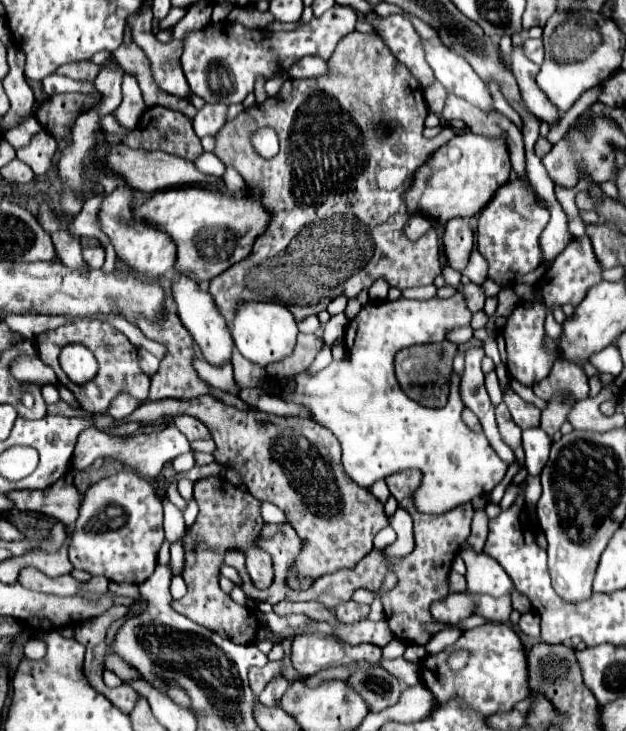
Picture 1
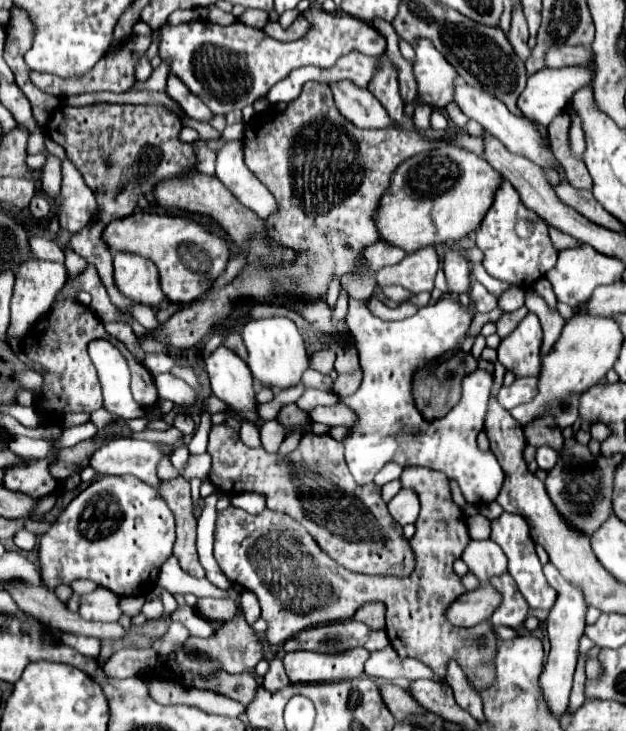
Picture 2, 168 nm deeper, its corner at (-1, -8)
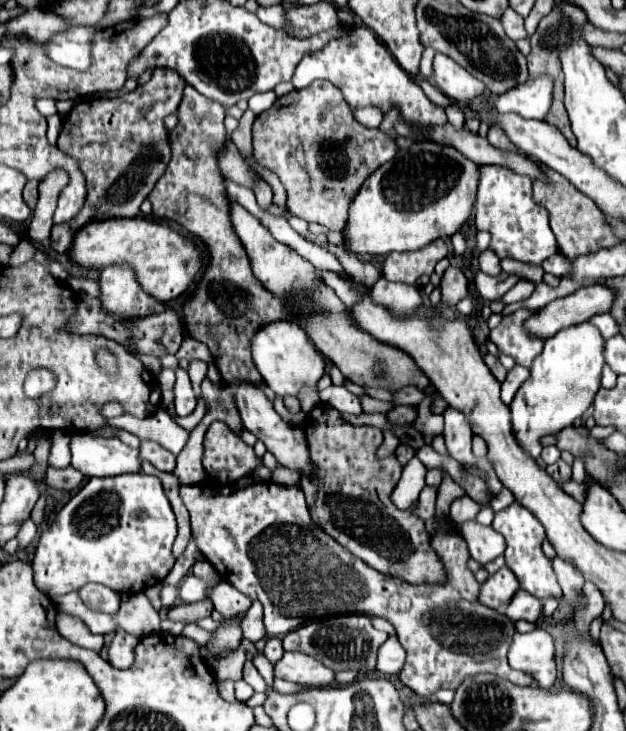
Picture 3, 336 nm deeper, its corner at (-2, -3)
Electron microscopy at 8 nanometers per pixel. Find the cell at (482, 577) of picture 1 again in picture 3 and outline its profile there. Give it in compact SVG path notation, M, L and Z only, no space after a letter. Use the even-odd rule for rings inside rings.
M468 520L468 522L462 522L458 526L458 532L466 540L470 556L480 566L484 566L486 562L504 554L504 546L506 546L504 538L502 538L502 534L498 534L490 526L482 526L476 520Z

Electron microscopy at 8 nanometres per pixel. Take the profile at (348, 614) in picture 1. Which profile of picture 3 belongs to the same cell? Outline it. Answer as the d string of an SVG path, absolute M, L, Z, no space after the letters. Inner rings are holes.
M342 614L326 620L310 622L290 634L284 636L284 650L298 650L312 658L318 658L324 666L330 666L334 672L354 670L358 676L372 674L376 670L378 648L386 642L388 634L378 632L372 626L372 618L368 614Z

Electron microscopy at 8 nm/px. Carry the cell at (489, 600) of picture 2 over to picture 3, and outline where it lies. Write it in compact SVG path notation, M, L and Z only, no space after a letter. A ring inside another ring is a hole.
M502 566L496 574L492 574L480 590L478 600L490 608L498 608L502 610L510 598L518 592L518 578L514 578L514 574L510 574L510 570L506 570L506 566Z

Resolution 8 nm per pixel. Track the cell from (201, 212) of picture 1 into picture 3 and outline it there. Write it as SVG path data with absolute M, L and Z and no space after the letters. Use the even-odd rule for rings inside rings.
M142 216L88 222L86 226L82 226L82 230L78 230L78 234L74 234L74 242L70 244L70 260L72 260L72 264L88 268L88 270L104 270L106 266L128 264L134 270L134 276L138 278L138 284L142 286L142 290L146 290L150 296L158 298L160 302L170 302L170 300L176 300L180 294L184 294L202 266L202 256L200 256L198 246L194 246L192 242L182 238L172 228L156 224Z

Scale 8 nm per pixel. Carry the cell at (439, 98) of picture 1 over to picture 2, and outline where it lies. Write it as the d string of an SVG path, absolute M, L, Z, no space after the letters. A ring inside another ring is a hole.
M449 103L449 105L445 107L445 115L447 115L449 121L451 121L455 127L459 127L459 129L463 129L465 123L469 121L469 119L461 113L461 109L459 109L455 103Z

